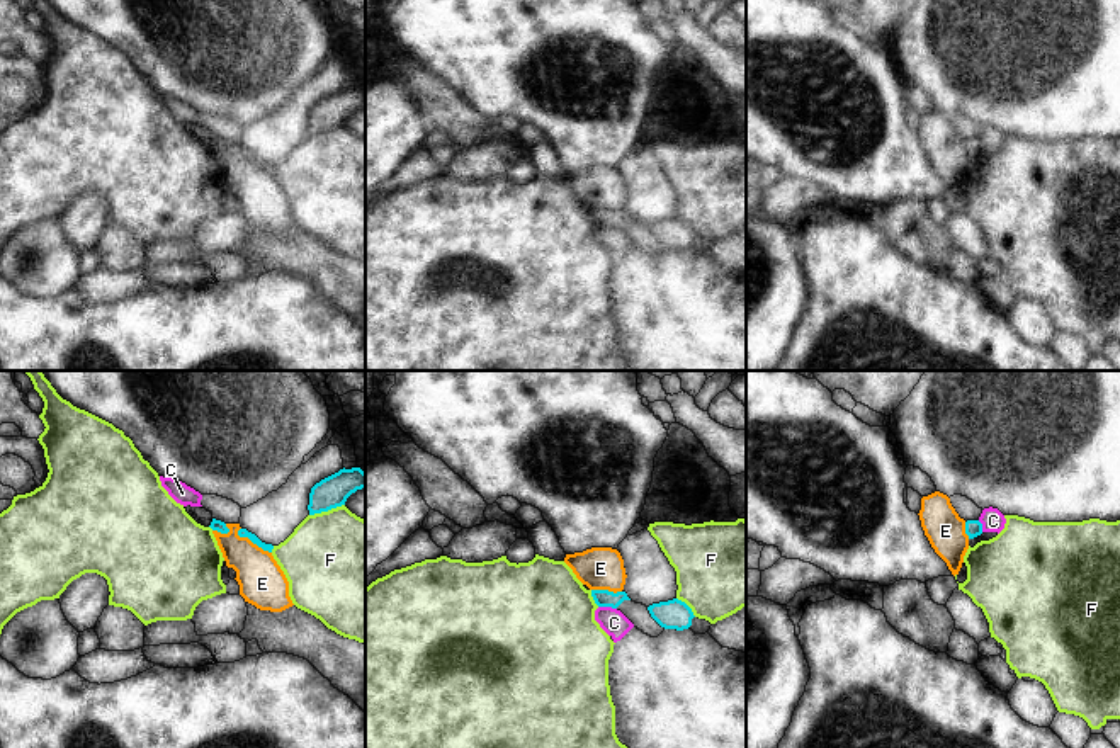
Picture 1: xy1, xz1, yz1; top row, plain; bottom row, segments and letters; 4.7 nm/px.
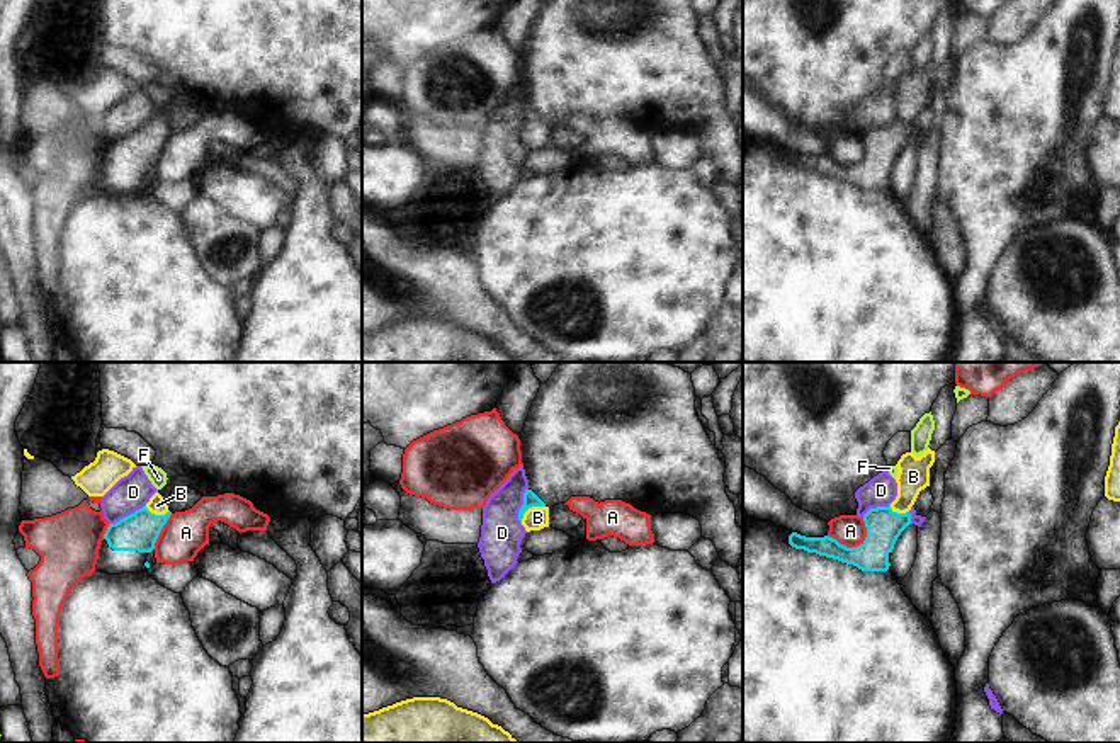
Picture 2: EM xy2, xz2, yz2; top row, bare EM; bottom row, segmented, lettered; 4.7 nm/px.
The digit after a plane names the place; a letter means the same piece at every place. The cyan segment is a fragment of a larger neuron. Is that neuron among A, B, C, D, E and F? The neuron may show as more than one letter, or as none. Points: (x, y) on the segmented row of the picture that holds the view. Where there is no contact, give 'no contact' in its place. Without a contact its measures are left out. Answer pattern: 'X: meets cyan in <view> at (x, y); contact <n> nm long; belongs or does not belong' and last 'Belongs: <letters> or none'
A: meets cyan in yz2 at (852, 548); contact 200 nm long; does not belong
B: meets cyan in xz2 at (529, 507); contact 150 nm long; belongs
C: meets cyan in xz1 at (607, 606); contact 90 nm long; does not belong
D: meets cyan in xy2 at (128, 516); contact 200 nm long; does not belong
E: meets cyan in xy1 at (254, 543); contact 200 nm long; does not belong
F: meets cyan in xy1 at (327, 510); contact 180 nm long; does not belong
Belongs: B

